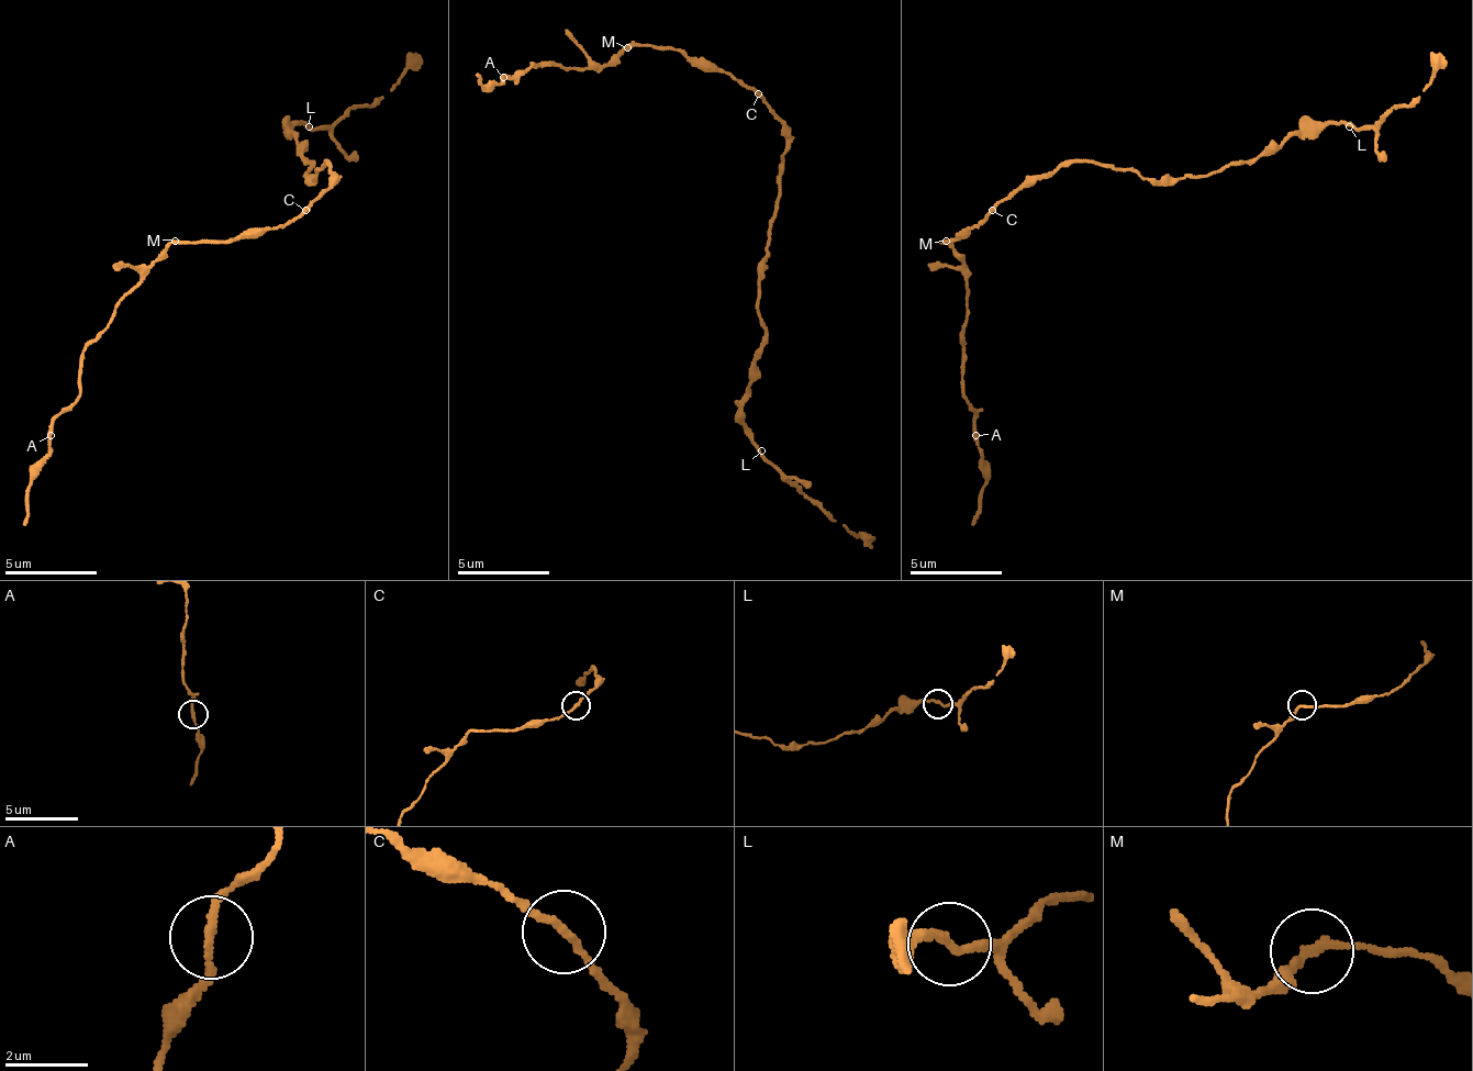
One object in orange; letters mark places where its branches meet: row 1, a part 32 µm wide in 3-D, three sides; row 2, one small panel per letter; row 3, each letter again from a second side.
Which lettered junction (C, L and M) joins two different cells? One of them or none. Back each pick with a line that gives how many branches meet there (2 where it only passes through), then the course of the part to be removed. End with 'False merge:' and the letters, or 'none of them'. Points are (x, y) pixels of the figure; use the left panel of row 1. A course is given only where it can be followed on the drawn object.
False merge: none of them

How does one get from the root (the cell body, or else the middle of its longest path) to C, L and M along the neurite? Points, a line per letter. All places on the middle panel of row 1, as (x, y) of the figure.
C: (784, 124), (757, 92)
L: (784, 124), (780, 207), (766, 244), (757, 303), (766, 331), (757, 381), (743, 395), (743, 423), (761, 450)
M: (784, 124), (734, 78), (715, 69), (696, 69), (679, 51), (628, 46)

